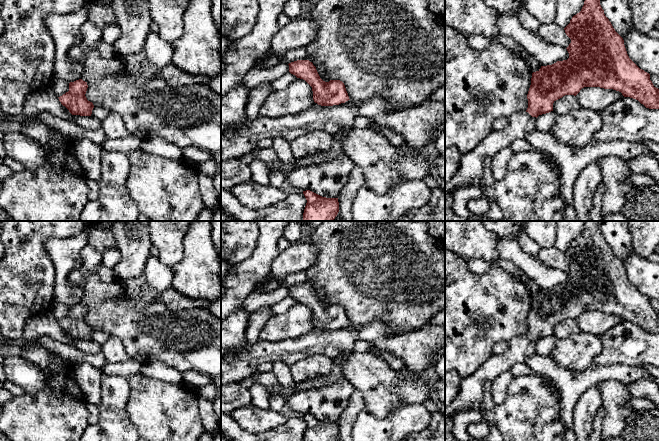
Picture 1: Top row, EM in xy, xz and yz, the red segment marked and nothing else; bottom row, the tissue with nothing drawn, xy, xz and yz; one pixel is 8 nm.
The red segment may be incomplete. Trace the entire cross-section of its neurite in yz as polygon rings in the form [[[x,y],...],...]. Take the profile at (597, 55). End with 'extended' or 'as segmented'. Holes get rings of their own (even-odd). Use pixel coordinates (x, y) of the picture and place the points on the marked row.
[[[585,0],[579,13],[574,15],[564,28],[571,43],[566,48],[569,58],[552,65],[541,66],[532,73],[531,85],[527,94],[528,108],[509,117],[503,129],[493,129],[487,137],[472,151],[463,154],[460,167],[455,176],[445,183],[445,193],[463,187],[480,187],[484,183],[483,167],[486,157],[493,158],[504,147],[511,146],[516,139],[536,128],[539,115],[553,111],[553,103],[565,95],[576,96],[584,87],[613,89],[624,97],[638,100],[646,108],[659,109],[659,89],[650,80],[650,74],[640,69],[628,56],[623,38],[615,31],[605,16],[600,0]]]; extended

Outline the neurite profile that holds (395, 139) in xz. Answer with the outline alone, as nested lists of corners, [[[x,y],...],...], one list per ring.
[[[371,120],[369,123],[370,128],[378,128],[381,131],[381,134],[390,142],[391,145],[399,147],[405,144],[404,137],[394,131],[393,129],[385,126],[378,125],[374,120]]]

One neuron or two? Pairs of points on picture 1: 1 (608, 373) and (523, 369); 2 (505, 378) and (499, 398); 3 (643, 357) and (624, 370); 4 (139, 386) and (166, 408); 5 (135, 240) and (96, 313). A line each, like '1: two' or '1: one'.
1: two
2: one
3: two
4: one
5: two

